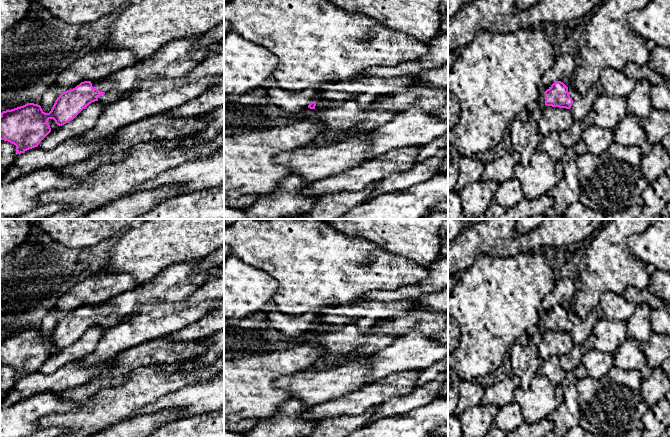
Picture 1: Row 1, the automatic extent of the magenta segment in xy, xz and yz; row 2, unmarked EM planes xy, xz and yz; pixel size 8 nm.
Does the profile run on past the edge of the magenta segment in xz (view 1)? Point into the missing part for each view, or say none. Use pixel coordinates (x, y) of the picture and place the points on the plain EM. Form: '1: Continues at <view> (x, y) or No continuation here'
1: No continuation here

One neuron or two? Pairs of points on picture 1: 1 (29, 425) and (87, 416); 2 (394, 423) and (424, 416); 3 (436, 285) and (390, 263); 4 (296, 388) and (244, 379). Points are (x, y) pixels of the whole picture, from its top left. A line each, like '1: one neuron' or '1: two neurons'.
1: two neurons
2: one neuron
3: two neurons
4: two neurons

